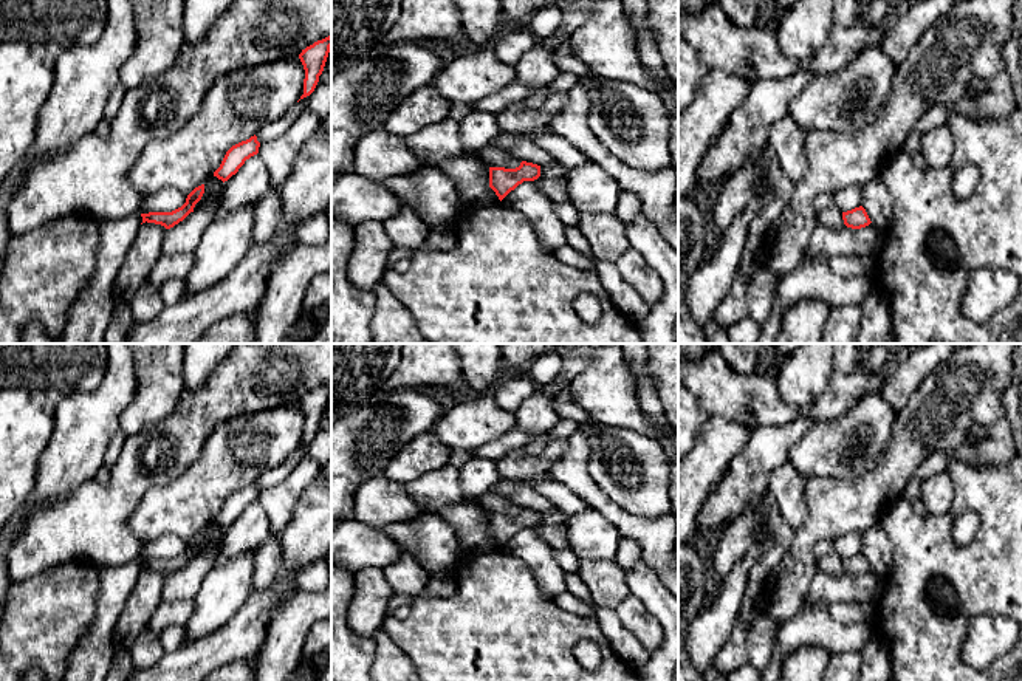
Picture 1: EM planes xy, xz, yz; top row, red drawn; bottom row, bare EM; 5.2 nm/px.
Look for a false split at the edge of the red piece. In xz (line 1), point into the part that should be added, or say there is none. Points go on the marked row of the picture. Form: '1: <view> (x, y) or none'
1: none

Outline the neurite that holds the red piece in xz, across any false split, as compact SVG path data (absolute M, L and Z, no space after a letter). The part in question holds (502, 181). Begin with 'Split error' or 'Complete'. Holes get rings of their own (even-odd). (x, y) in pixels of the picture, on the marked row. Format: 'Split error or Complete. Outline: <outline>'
Complete. Outline: M522 161L516 169L489 167L489 187L502 201L523 181L534 181L540 176L540 166Z

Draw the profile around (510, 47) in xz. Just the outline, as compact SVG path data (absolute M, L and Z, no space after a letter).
M528 29L517 33L503 31L492 50L502 62L516 65L526 51L537 45L537 42L539 39Z

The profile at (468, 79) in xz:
M480 48L444 63L432 85L451 104L474 105L516 79L514 65L502 62L492 48Z

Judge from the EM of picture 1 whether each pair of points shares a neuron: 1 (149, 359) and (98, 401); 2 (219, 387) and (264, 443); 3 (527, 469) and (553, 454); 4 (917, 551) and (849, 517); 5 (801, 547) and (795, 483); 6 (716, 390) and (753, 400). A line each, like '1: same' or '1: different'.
1: different
2: different
3: same
4: different
5: different
6: same

